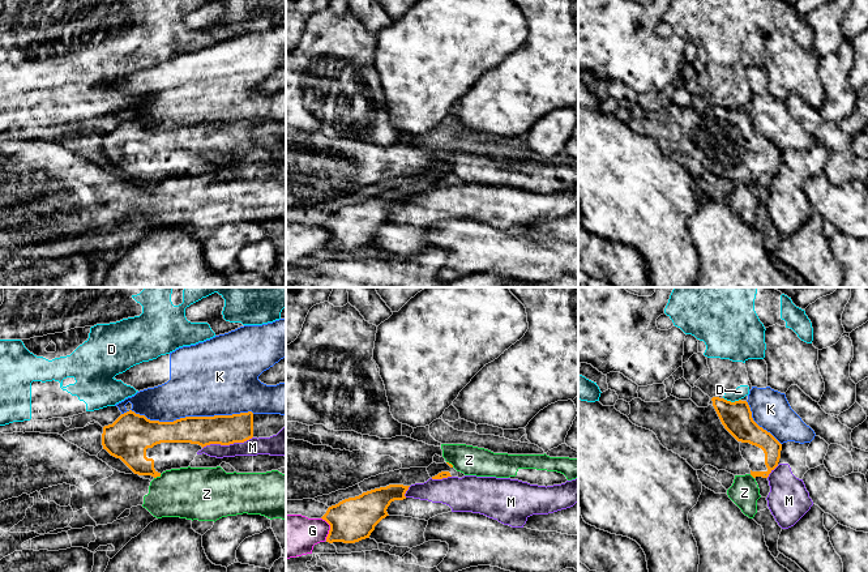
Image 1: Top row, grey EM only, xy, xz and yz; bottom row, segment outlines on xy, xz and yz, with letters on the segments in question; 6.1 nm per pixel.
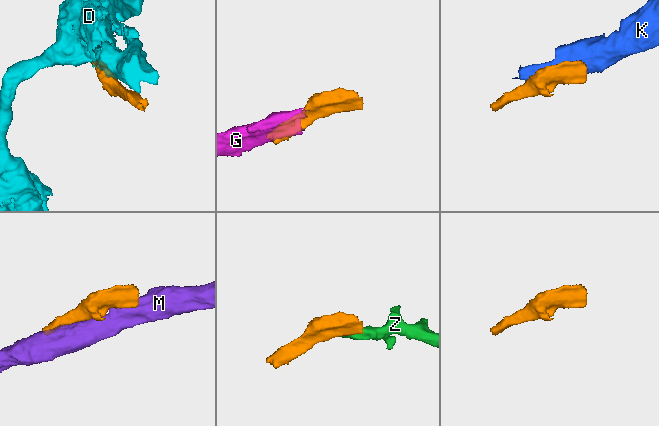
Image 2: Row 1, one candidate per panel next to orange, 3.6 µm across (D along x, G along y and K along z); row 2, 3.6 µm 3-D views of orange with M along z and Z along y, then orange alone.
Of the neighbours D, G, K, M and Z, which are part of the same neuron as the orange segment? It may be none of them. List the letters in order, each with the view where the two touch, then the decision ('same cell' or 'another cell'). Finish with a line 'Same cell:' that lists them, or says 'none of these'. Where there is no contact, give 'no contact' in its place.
D: yz | another cell
G: xz | another cell
K: xy | another cell
M: xy | another cell
Z: xy | another cell
Same cell: none of these

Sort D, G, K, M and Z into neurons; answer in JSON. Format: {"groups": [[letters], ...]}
{"groups": [["D"], ["G", "K"], ["M"], ["Z"]]}

